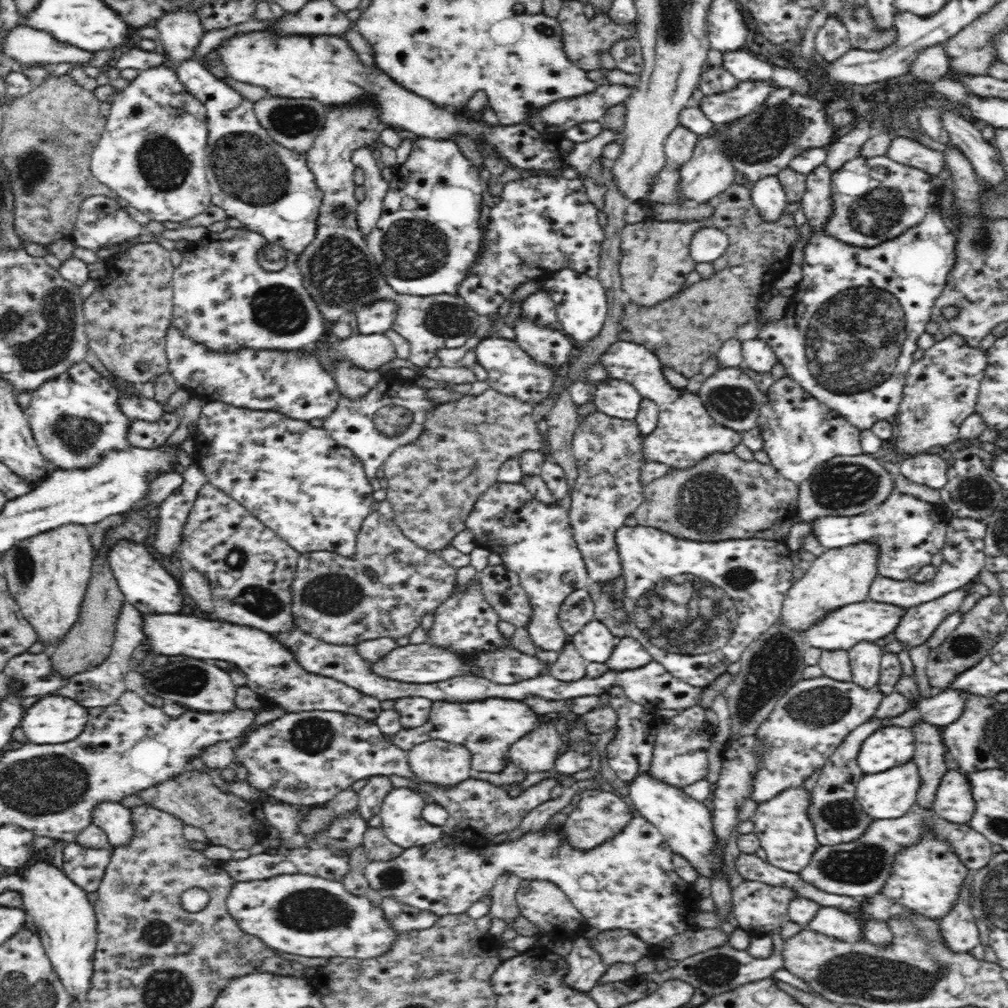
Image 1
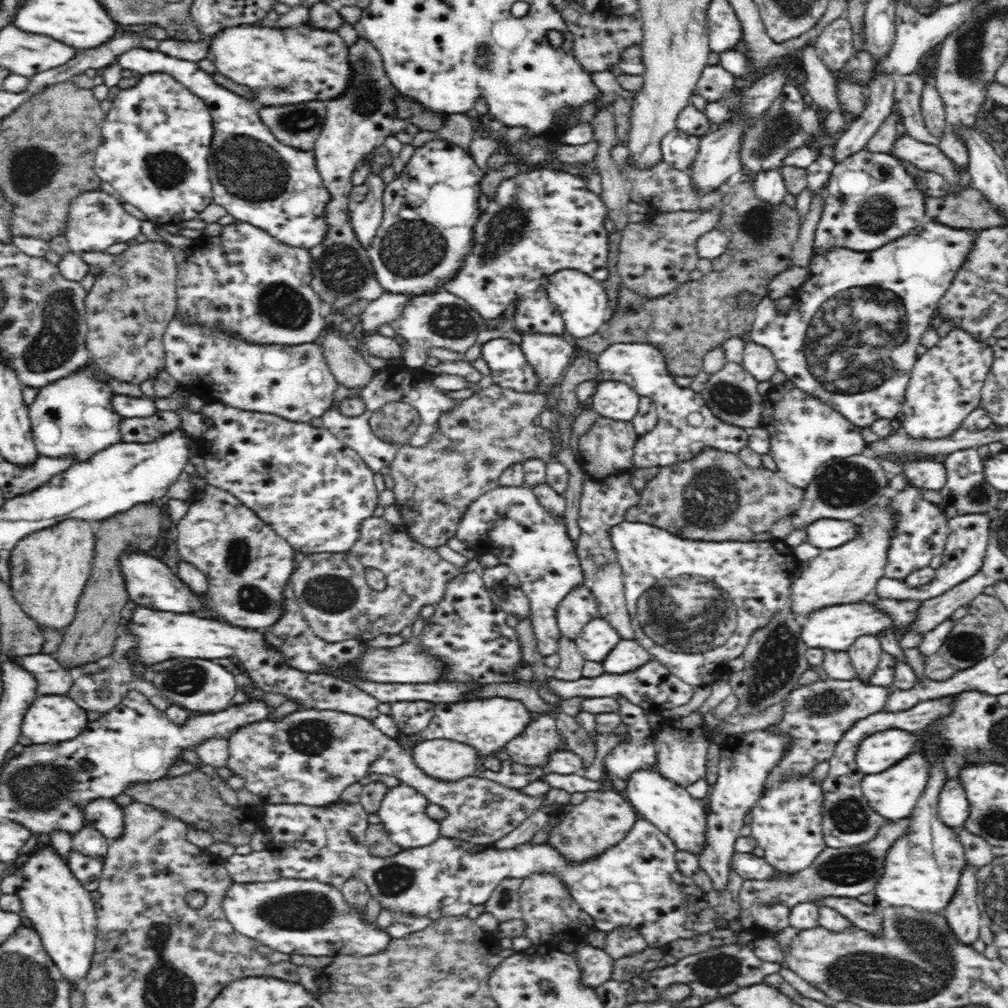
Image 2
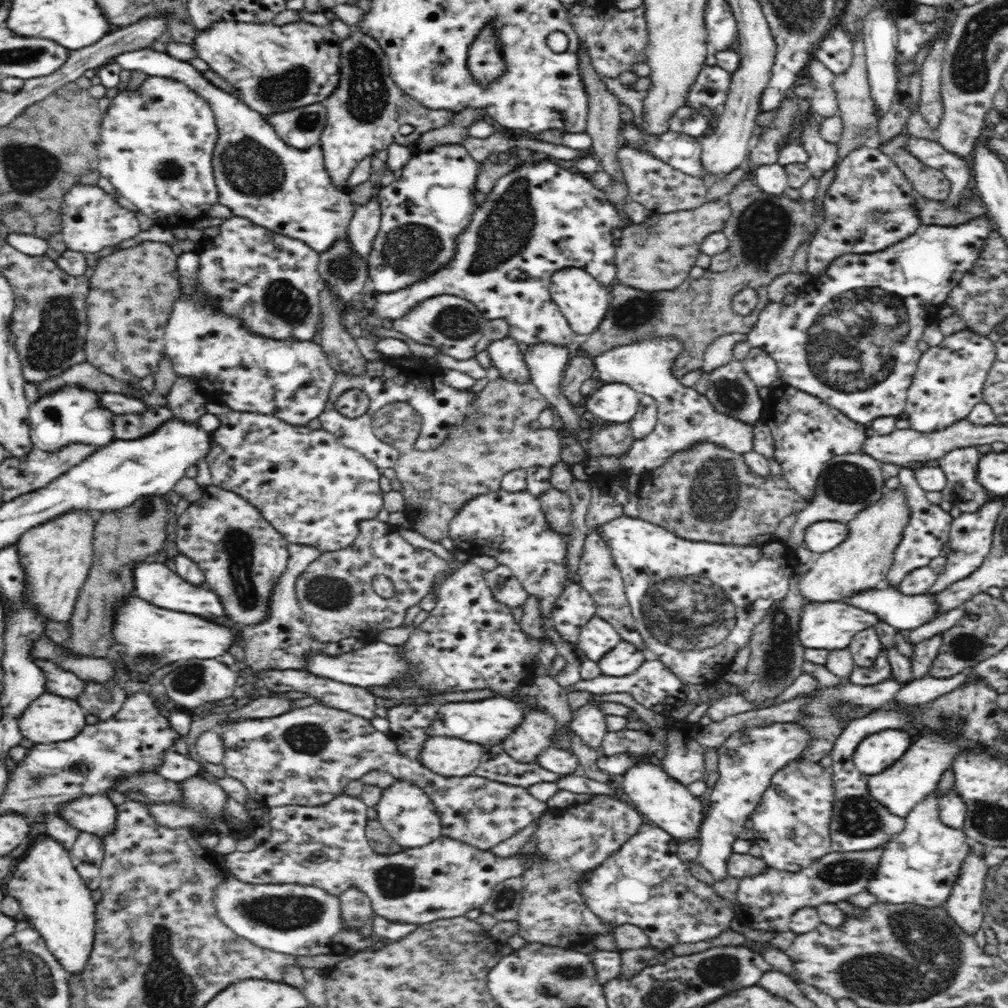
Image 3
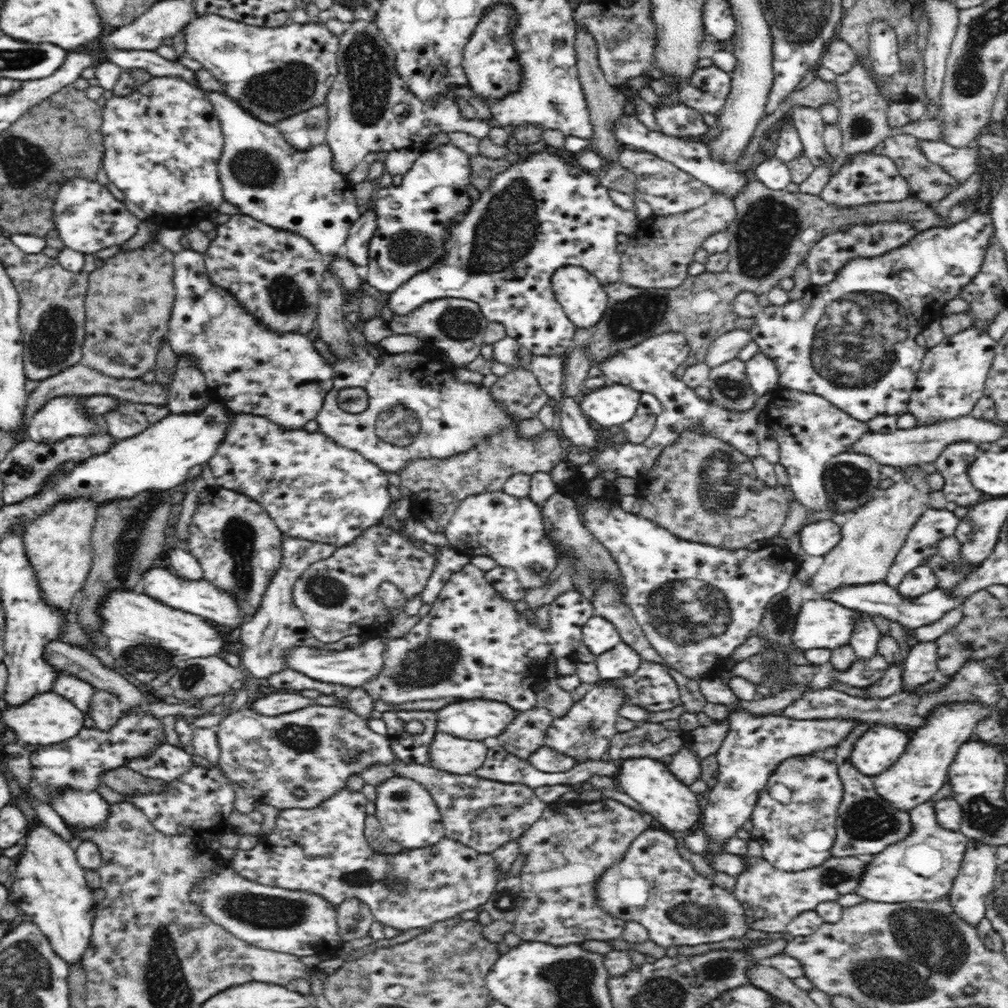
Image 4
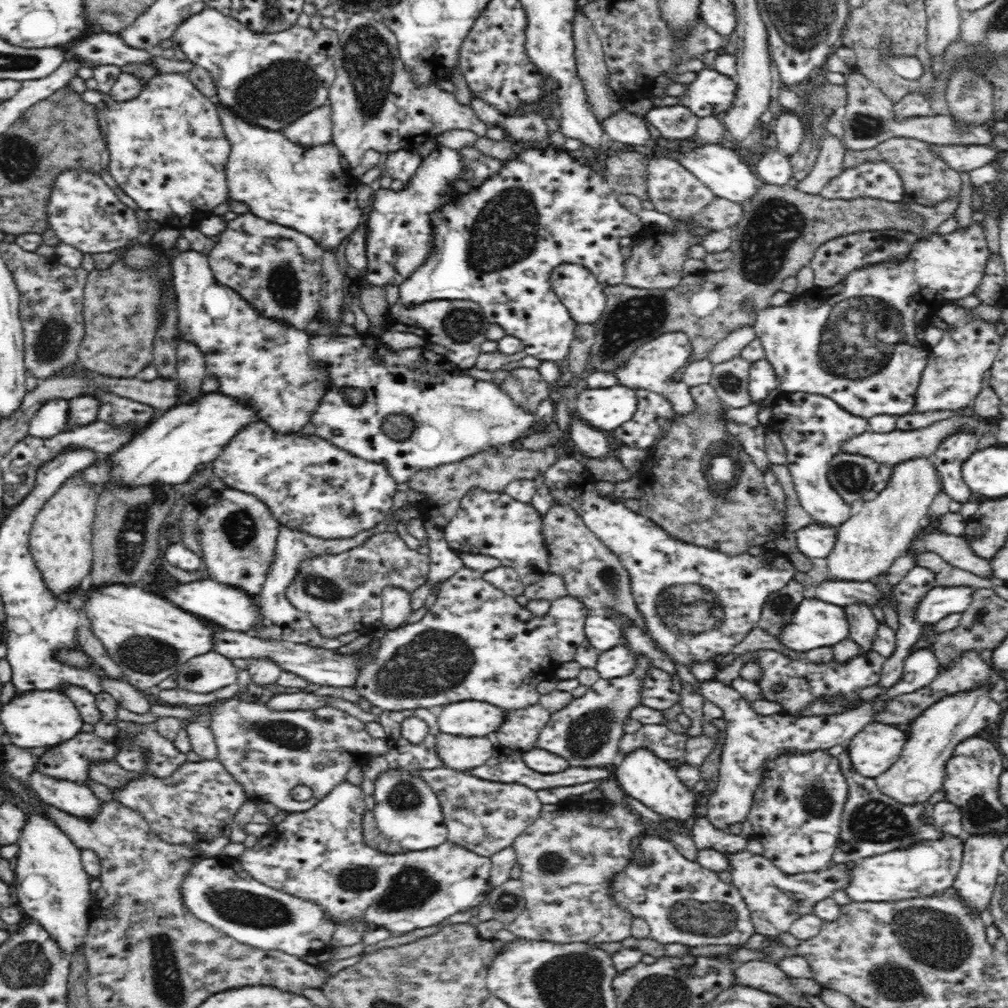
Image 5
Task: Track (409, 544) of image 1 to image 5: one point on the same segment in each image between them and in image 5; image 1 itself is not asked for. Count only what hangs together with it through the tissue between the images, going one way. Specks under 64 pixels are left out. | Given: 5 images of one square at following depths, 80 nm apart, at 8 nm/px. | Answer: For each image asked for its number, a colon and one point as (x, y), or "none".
2: (333, 595)
3: (335, 594)
4: (338, 596)
5: (339, 593)

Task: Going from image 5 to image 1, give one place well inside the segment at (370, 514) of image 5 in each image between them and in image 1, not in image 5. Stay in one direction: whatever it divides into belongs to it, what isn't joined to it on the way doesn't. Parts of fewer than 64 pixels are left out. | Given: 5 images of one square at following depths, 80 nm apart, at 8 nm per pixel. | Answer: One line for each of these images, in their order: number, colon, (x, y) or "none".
1: (314, 494)
2: (313, 491)
3: (312, 489)
4: (312, 488)

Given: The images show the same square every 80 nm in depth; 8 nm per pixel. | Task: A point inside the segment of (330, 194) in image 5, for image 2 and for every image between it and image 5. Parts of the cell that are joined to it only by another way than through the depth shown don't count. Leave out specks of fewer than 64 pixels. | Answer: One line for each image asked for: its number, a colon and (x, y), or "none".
2: (277, 188)
3: (259, 177)
4: (268, 179)

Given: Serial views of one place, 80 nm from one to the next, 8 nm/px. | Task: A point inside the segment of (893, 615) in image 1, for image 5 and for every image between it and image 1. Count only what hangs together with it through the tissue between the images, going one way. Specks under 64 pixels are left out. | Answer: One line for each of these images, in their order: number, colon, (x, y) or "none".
2: (835, 628)
3: (830, 626)
4: (822, 623)
5: (815, 623)

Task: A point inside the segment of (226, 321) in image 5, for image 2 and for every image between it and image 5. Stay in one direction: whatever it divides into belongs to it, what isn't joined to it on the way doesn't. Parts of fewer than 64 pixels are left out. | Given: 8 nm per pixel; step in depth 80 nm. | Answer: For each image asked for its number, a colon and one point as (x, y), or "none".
2: (294, 382)
3: (291, 379)
4: (252, 370)

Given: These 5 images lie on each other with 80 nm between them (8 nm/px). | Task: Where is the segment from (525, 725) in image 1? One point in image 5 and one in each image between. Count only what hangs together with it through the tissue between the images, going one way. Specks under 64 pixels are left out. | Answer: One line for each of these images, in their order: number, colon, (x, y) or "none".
2: (487, 725)
3: (487, 721)
4: (476, 719)
5: (469, 718)

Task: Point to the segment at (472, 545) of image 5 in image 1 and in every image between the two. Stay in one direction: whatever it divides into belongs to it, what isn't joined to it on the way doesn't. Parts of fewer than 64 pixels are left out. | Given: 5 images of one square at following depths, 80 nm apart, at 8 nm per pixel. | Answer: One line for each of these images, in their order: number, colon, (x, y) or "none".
1: (534, 539)
2: (509, 522)
3: (510, 526)
4: (509, 529)

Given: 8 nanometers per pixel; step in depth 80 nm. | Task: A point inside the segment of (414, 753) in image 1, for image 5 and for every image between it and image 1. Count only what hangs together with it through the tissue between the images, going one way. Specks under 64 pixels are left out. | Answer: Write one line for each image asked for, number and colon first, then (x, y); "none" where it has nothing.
2: (447, 760)
3: (450, 757)
4: (458, 756)
5: (459, 753)

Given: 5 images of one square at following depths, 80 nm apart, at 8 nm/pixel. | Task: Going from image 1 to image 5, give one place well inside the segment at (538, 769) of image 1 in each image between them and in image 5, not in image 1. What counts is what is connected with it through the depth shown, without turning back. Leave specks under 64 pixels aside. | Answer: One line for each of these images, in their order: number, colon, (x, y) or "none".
2: (540, 740)
3: (536, 733)
4: (526, 733)
5: (520, 730)

